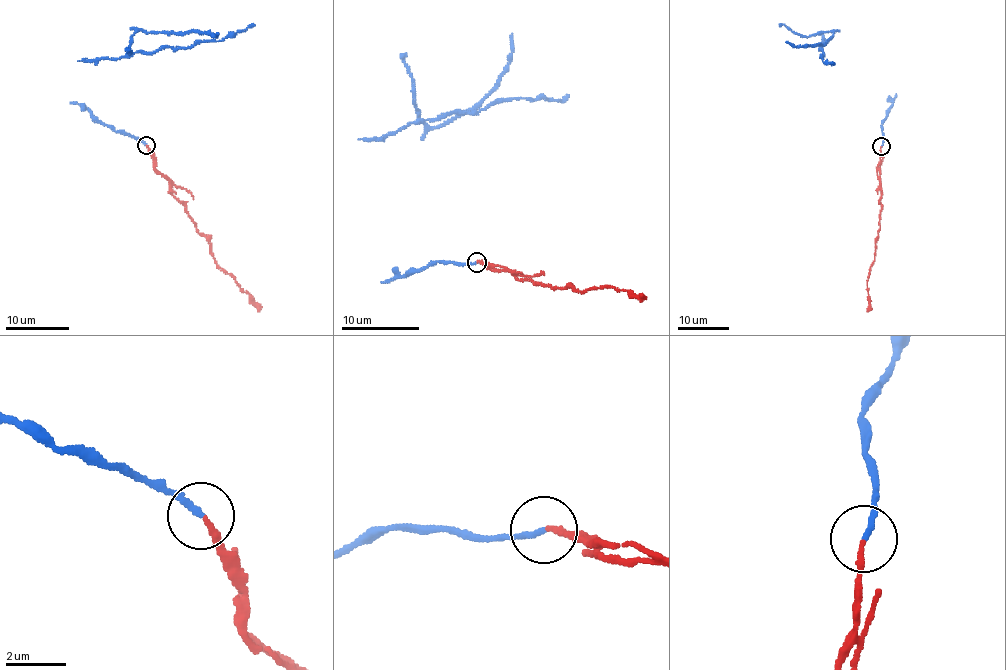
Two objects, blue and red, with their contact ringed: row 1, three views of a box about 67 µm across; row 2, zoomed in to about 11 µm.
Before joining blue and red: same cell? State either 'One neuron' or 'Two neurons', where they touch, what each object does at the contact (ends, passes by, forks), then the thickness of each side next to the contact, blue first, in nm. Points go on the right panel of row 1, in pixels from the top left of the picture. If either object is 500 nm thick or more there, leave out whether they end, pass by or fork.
Two neurons. Place: (881, 146). At the ring blue ends. At the ring red ends. Thickness 180 nm (blue) against 180 nm

